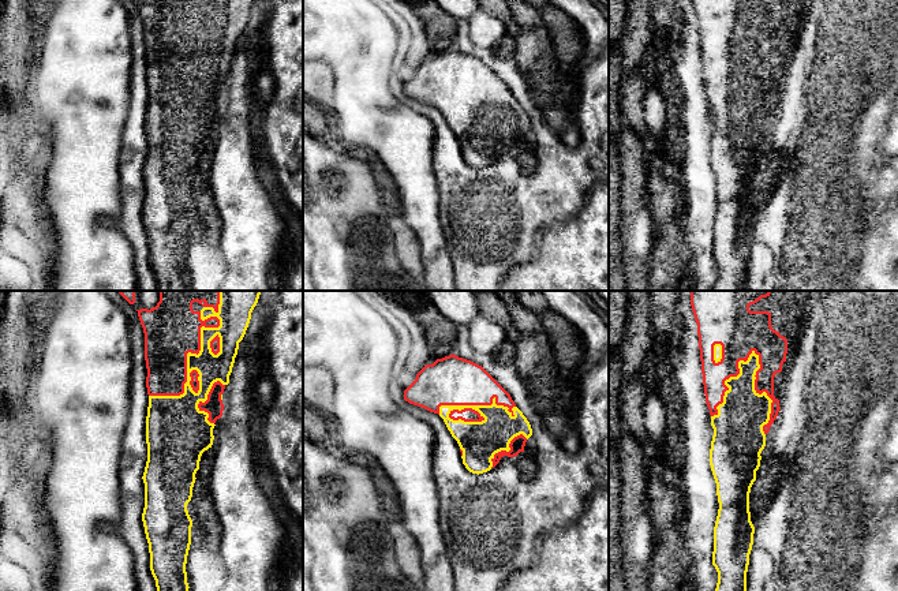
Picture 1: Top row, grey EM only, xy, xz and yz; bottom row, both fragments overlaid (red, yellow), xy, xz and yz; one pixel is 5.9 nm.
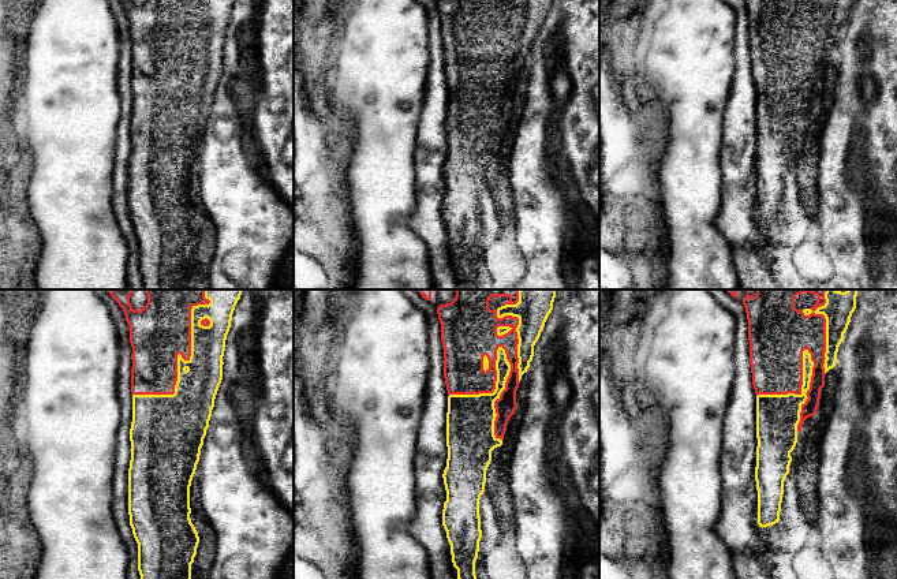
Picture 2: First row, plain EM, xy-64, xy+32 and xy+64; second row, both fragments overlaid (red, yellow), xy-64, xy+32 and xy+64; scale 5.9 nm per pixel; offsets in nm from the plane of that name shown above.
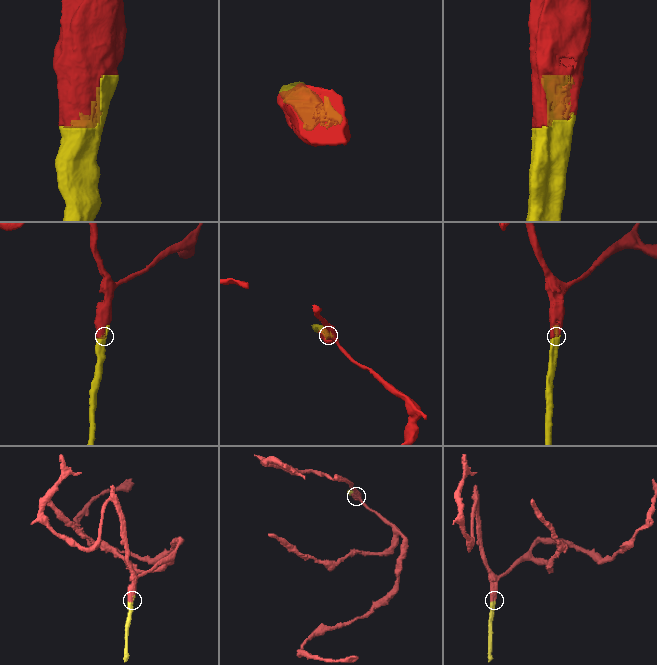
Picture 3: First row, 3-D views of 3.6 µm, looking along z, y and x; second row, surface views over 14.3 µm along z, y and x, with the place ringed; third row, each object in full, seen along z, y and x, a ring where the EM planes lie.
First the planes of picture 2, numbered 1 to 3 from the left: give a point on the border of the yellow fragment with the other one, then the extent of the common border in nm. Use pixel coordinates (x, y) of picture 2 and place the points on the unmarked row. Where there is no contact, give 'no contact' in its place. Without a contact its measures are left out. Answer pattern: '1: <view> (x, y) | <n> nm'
1: xy-64 (176, 58) | 650 nm
2: xy+32 (501, 88) | 550 nm
3: xy+64 (808, 83) | 500 nm

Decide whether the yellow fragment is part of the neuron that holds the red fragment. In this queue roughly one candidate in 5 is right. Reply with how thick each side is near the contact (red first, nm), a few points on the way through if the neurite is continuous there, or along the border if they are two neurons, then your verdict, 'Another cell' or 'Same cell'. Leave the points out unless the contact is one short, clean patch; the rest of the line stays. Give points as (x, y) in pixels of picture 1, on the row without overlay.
Thickness 320 nm (red) against 160 nm. Same cell

